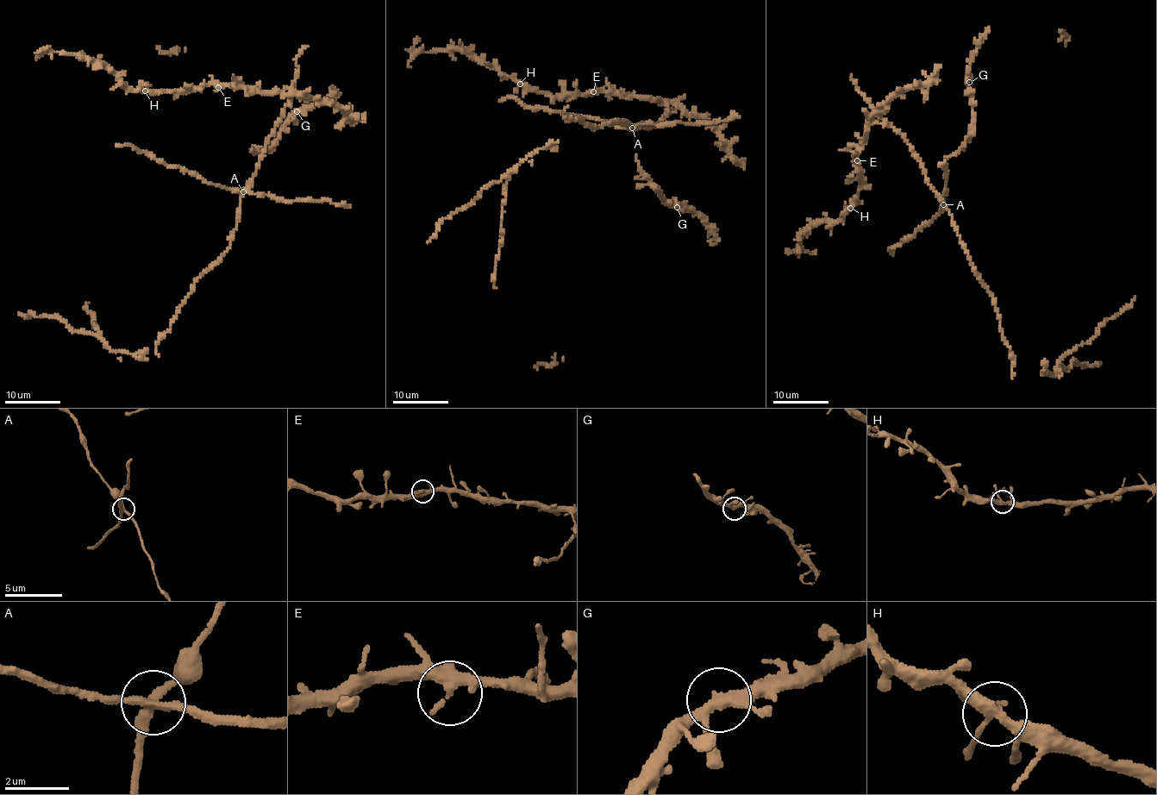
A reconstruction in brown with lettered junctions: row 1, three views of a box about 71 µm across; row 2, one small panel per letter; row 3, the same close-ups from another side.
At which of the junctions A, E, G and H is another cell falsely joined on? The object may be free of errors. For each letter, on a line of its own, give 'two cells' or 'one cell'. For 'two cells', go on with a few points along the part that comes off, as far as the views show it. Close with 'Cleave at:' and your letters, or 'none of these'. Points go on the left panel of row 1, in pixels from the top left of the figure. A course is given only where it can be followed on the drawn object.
A: two cells
E: one cell
G: one cell
H: one cell
Cleave at: A

